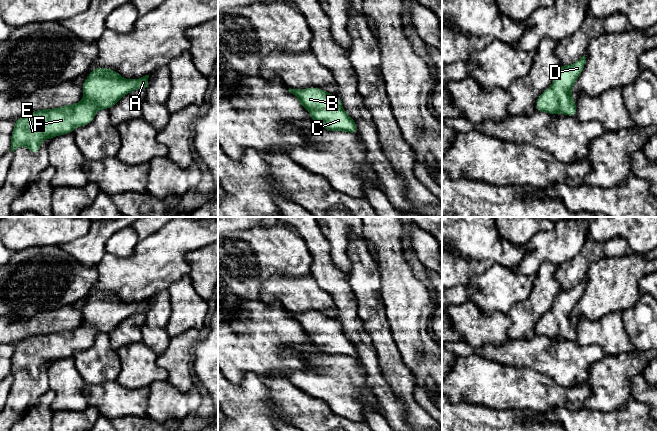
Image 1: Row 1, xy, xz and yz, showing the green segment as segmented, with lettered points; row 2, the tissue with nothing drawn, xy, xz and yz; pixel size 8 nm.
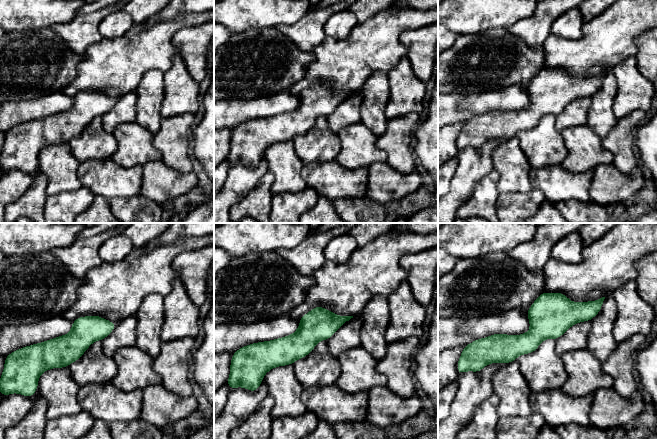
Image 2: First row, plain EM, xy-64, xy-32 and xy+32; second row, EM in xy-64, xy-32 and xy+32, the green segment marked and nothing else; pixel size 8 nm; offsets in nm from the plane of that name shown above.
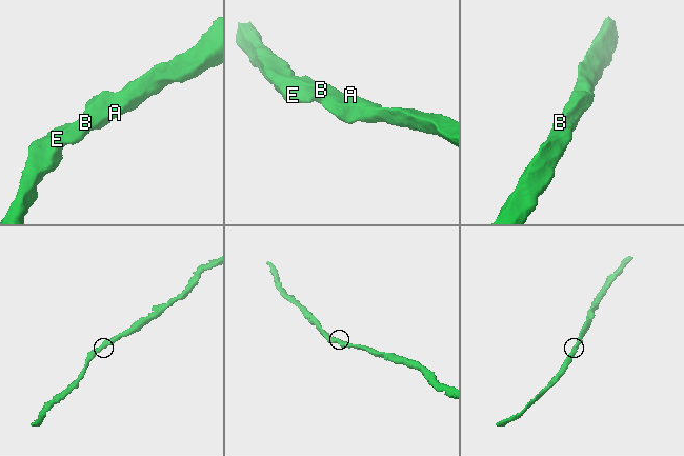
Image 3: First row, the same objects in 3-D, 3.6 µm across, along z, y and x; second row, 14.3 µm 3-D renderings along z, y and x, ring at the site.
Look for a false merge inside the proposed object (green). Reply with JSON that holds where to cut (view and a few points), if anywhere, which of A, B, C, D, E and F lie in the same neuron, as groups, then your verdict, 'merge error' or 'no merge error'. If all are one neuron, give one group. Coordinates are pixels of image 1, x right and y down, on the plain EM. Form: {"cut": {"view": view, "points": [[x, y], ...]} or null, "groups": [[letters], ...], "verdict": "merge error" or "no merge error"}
{"cut": null, "groups": [["A", "B", "C", "D", "E", "F"]], "verdict": "no merge error"}

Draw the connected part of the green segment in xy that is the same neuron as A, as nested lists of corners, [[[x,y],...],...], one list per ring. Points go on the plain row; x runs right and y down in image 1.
[[[96,291],[81,309],[84,319],[80,326],[32,335],[16,343],[10,375],[26,370],[30,376],[37,378],[44,364],[88,349],[99,333],[110,333],[128,317],[145,313],[148,302],[149,299],[140,303],[124,303],[115,294]]]

